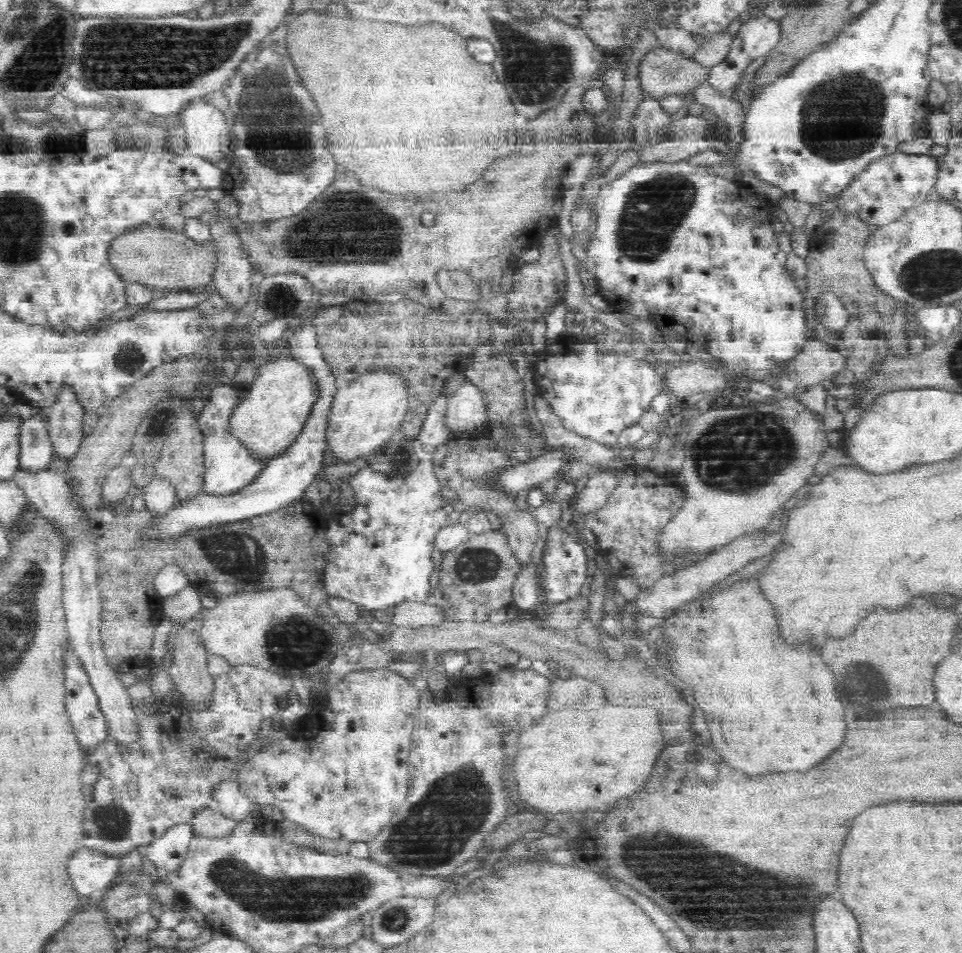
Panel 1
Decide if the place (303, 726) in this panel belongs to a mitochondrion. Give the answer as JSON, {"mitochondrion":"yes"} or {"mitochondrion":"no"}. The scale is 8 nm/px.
{"mitochondrion":"no"}

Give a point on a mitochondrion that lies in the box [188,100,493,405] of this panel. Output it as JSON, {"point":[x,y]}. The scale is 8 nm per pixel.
{"point":[336,230]}

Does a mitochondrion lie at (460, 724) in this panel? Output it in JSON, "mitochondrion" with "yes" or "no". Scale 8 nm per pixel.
{"mitochondrion":"no"}

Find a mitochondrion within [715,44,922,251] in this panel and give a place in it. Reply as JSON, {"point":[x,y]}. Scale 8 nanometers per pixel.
{"point":[841,120]}

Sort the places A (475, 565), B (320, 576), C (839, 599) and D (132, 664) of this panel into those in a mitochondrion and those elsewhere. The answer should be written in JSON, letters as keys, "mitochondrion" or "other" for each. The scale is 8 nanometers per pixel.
{"A":"mitochondrion","B":"other","C":"other","D":"other"}

